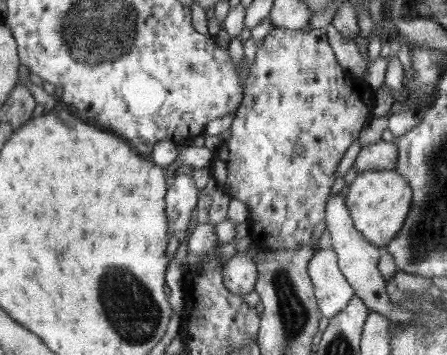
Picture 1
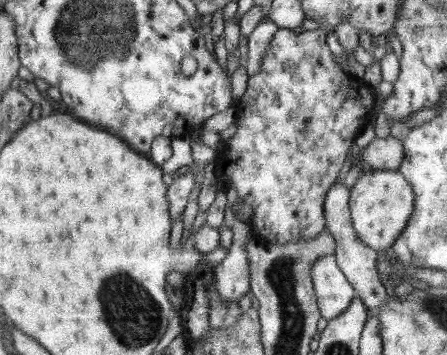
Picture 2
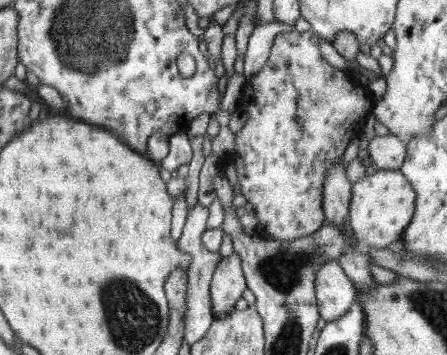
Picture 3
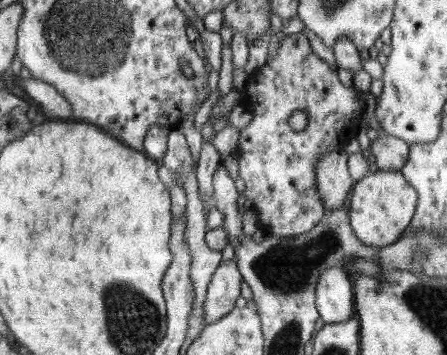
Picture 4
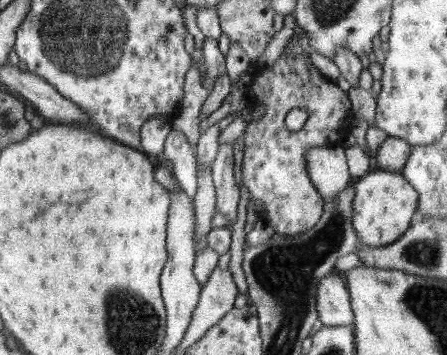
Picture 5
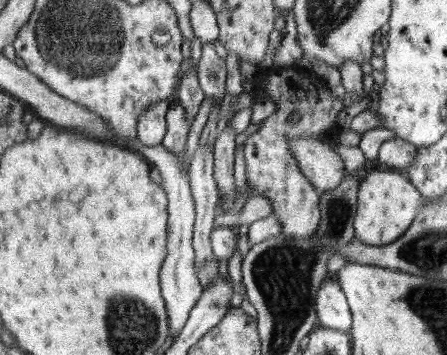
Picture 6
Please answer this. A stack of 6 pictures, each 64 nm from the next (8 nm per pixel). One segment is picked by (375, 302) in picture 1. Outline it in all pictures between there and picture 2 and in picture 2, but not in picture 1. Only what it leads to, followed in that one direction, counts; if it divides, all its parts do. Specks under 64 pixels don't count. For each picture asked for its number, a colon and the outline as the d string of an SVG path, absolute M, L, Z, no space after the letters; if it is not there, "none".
2: M335 178L335 182L329 186L327 190L327 196L325 196L325 202L323 202L323 214L325 214L325 220L323 220L323 228L329 230L335 238L335 258L337 258L337 268L343 272L345 280L351 284L353 292L357 294L357 298L361 300L361 304L369 310L369 308L377 308L383 300L385 300L385 288L381 286L379 282L379 276L377 276L377 252L369 246L363 246L353 230L353 224L351 224L351 214L349 214L349 192L351 188L345 186L345 182L339 182Z

